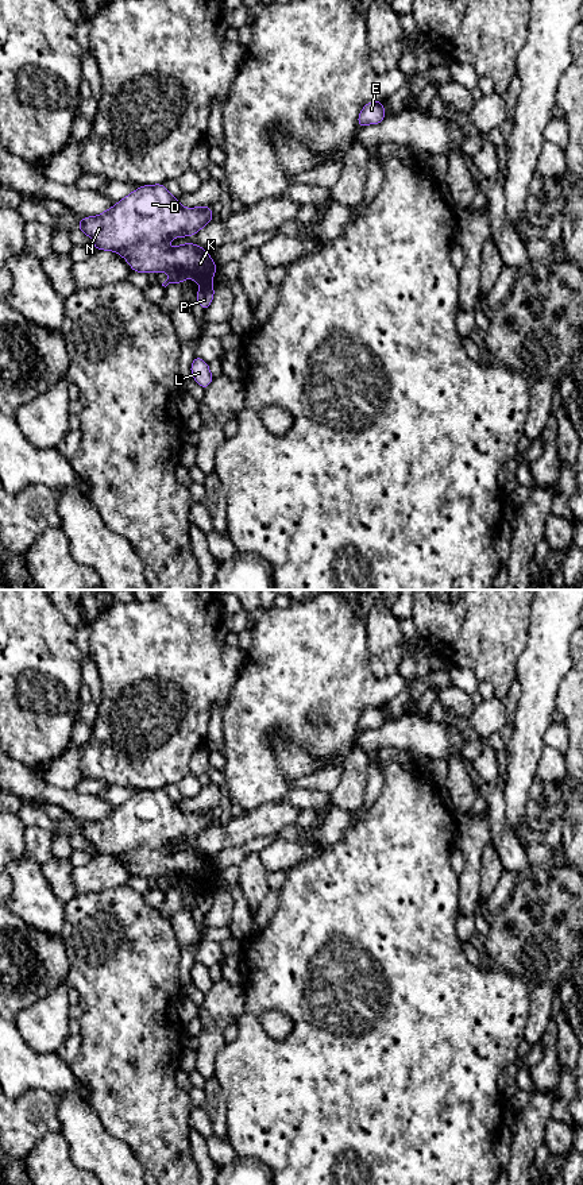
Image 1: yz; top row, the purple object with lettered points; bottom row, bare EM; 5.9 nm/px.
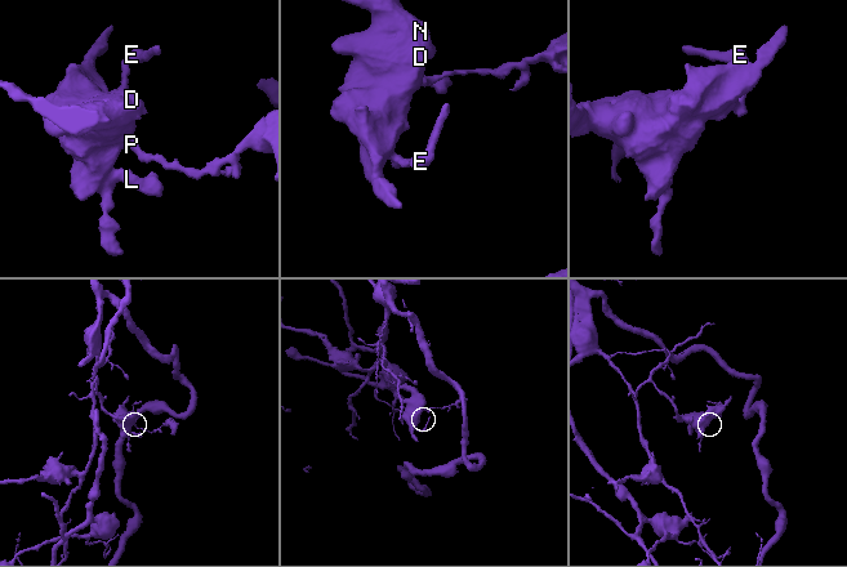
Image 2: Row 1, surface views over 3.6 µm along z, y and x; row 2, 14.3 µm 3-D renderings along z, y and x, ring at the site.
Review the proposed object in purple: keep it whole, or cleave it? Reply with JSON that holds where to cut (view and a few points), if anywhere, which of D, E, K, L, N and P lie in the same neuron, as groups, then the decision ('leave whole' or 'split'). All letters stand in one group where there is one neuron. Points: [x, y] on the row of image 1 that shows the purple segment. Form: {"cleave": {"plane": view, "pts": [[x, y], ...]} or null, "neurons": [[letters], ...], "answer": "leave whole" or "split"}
{"cleave": {"plane": "yz", "pts": [[211, 286], [201, 289]]}, "neurons": [["D", "E", "K", "L", "N"], ["P"]], "answer": "split"}

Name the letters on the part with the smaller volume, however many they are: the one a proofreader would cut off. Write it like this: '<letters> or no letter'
P

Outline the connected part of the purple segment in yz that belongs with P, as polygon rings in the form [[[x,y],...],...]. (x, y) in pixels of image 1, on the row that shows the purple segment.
[[[202,287],[196,293],[196,298],[204,312],[209,308],[213,301],[215,287]]]

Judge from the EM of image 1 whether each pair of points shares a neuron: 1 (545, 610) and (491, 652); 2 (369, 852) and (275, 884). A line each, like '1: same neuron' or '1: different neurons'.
1: different neurons
2: different neurons

